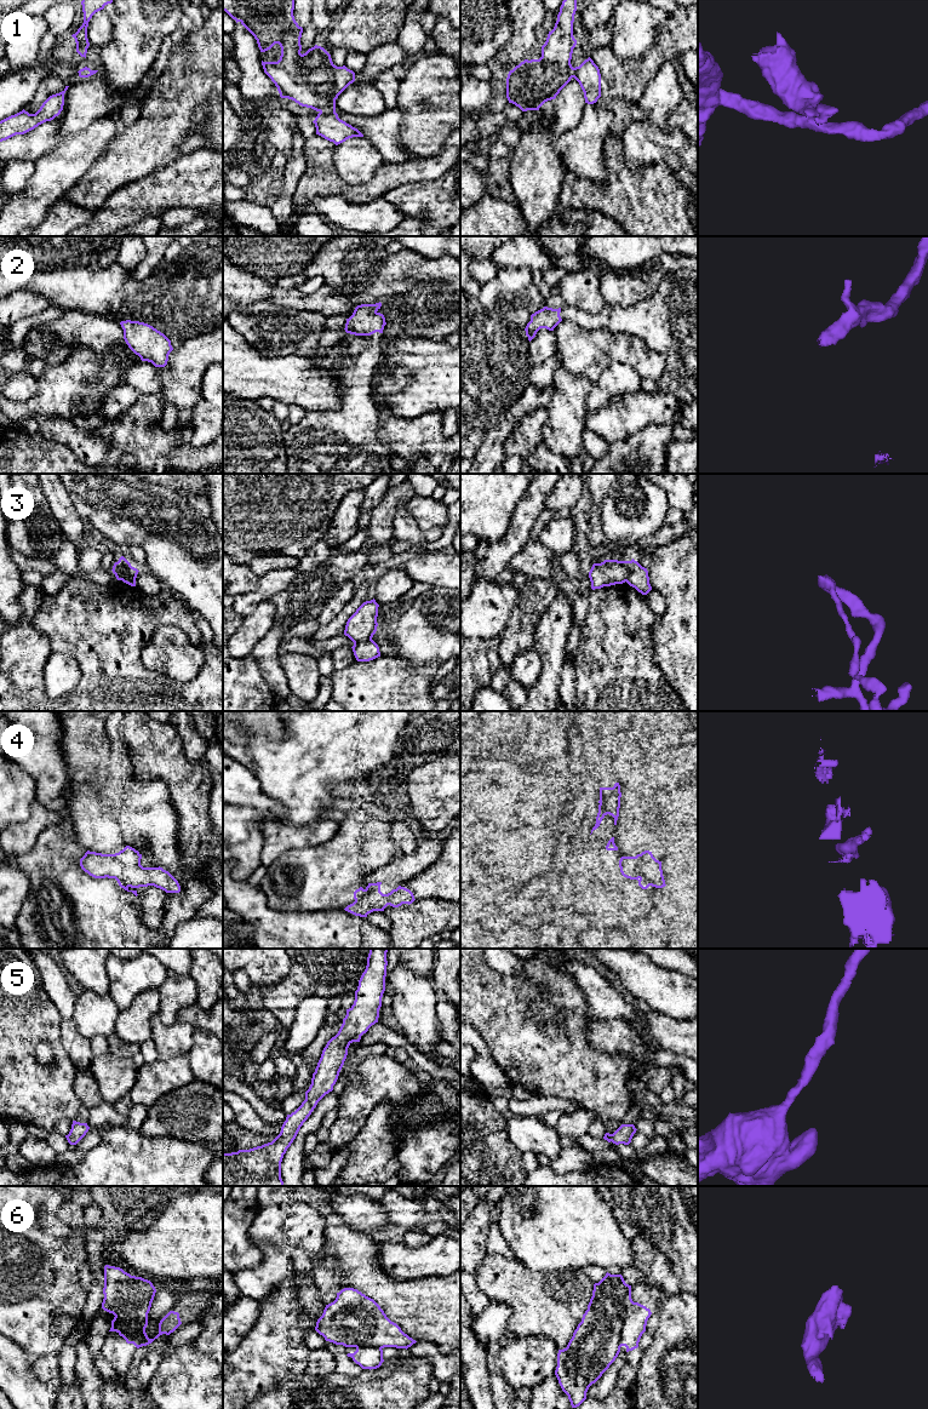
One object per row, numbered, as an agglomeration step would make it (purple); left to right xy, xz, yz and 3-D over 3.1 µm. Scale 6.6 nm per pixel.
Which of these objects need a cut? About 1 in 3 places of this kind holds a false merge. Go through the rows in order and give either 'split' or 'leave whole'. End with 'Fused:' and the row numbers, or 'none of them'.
1: split
2: leave whole
3: split
4: split
5: leave whole
6: split
Fused: 1, 3, 4, 6

